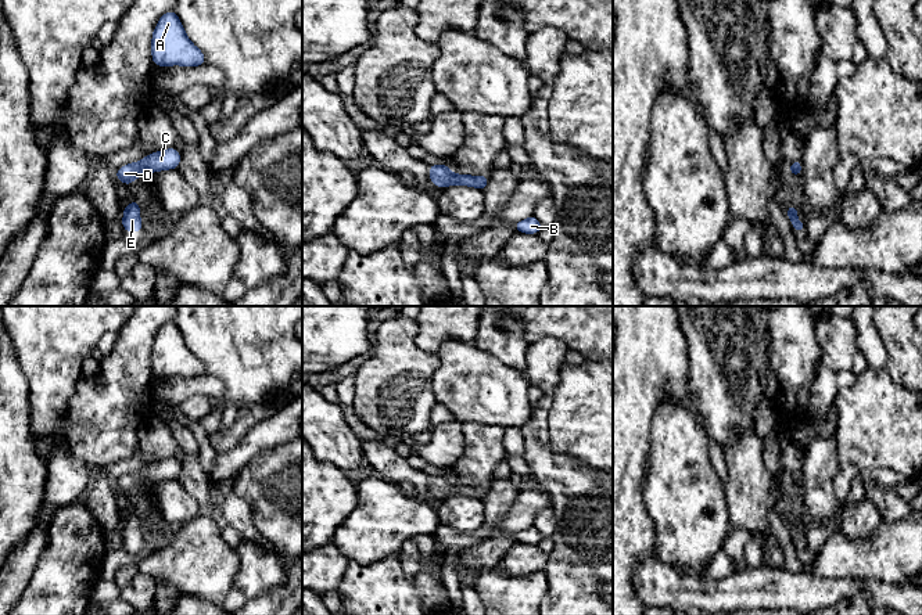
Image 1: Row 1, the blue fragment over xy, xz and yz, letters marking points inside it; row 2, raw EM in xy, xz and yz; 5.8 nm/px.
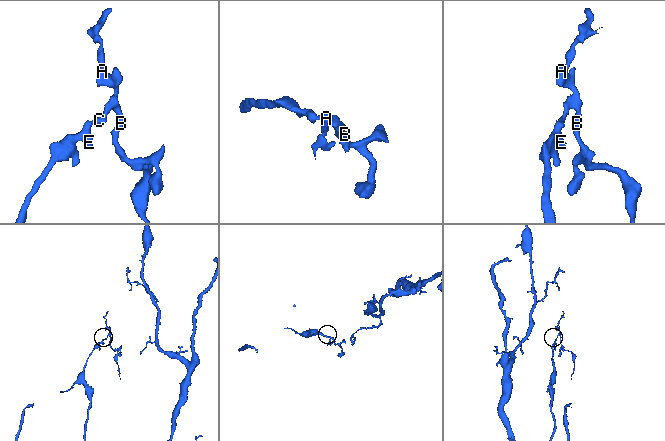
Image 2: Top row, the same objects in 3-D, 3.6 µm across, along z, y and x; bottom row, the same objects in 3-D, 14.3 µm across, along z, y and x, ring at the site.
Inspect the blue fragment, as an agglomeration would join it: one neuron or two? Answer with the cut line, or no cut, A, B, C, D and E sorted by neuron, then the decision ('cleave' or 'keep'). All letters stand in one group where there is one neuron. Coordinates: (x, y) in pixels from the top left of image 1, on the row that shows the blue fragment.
cut none; groups A B C D E; keep

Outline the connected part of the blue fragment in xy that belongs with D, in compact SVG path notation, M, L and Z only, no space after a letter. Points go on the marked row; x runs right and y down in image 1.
M176 148L157 151L144 157L140 162L133 162L116 170L116 180L130 186L133 180L146 173L177 169L180 154Z

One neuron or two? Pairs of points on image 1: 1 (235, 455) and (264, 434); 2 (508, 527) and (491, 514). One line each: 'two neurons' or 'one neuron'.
1: one neuron
2: two neurons

